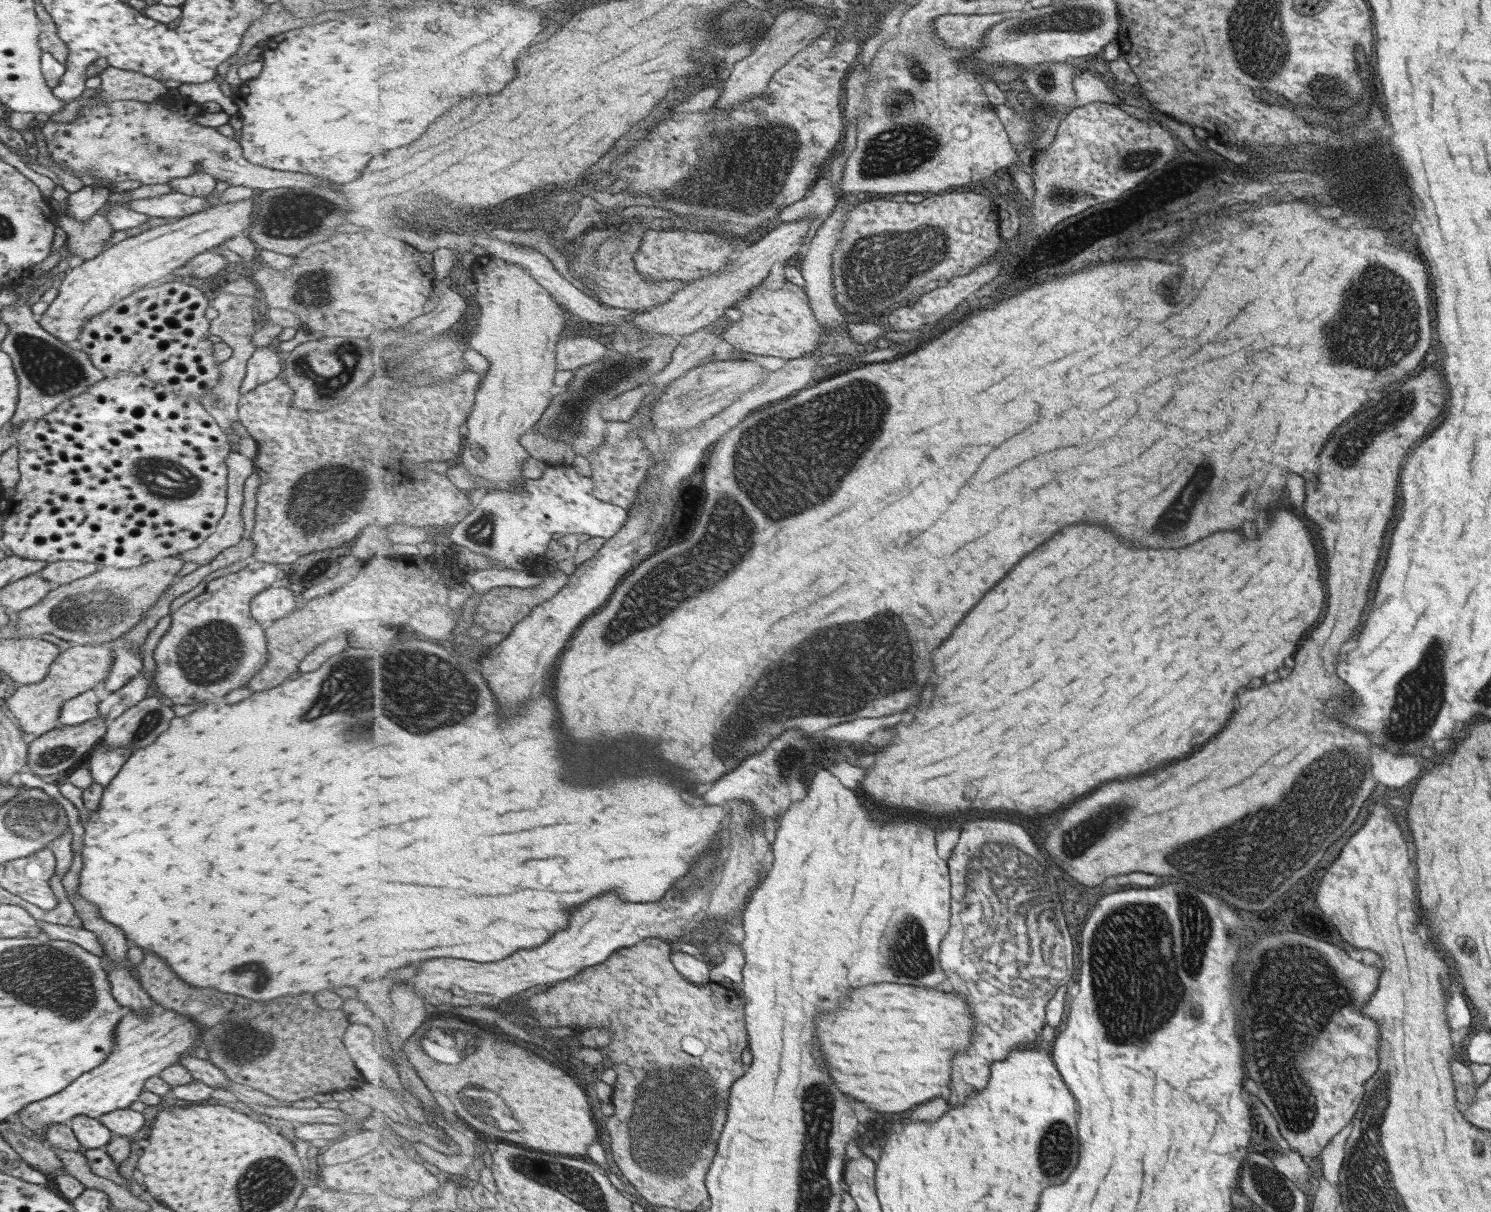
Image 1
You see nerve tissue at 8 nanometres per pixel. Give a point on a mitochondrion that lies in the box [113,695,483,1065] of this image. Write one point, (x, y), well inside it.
(151, 720)

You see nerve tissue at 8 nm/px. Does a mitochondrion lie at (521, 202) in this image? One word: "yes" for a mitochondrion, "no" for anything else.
no

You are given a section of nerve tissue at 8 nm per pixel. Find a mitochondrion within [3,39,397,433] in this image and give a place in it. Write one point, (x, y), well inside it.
(53, 371)

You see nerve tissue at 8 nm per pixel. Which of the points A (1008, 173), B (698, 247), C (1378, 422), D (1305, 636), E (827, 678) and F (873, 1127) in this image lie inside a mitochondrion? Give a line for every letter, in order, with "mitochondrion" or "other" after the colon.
A: other
B: other
C: mitochondrion
D: other
E: mitochondrion
F: other

